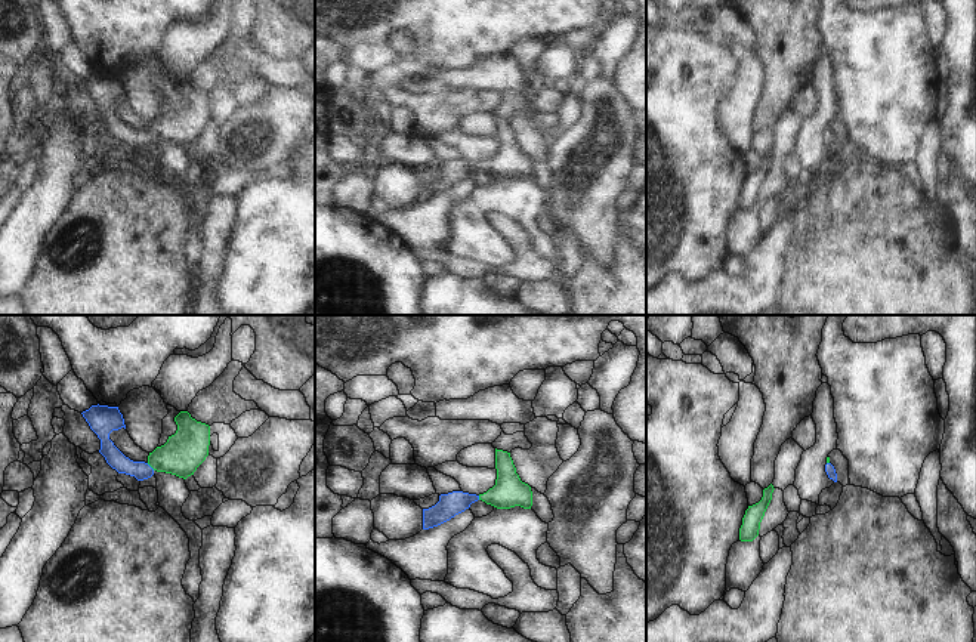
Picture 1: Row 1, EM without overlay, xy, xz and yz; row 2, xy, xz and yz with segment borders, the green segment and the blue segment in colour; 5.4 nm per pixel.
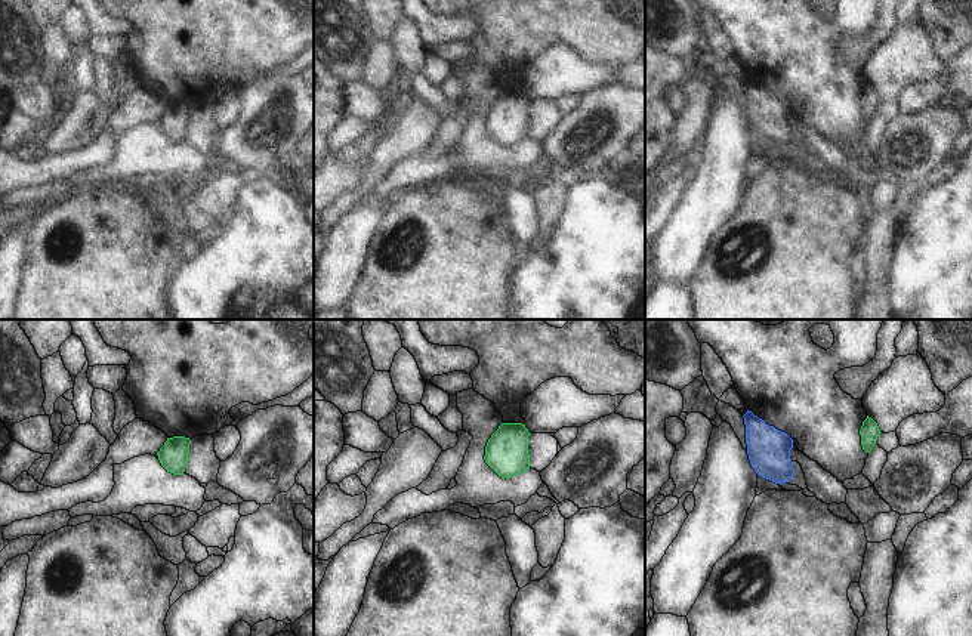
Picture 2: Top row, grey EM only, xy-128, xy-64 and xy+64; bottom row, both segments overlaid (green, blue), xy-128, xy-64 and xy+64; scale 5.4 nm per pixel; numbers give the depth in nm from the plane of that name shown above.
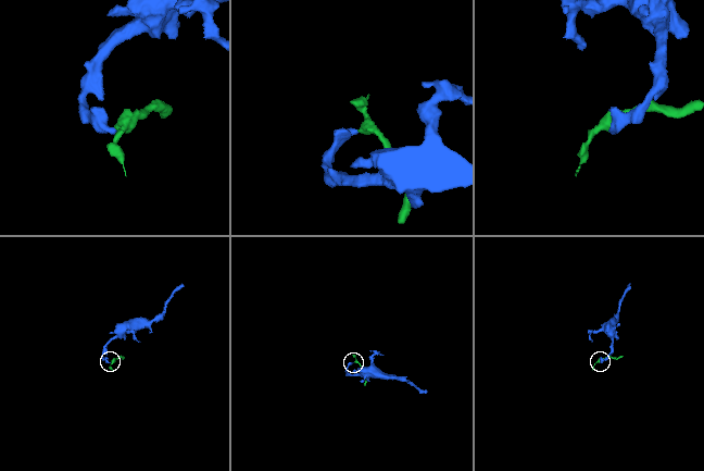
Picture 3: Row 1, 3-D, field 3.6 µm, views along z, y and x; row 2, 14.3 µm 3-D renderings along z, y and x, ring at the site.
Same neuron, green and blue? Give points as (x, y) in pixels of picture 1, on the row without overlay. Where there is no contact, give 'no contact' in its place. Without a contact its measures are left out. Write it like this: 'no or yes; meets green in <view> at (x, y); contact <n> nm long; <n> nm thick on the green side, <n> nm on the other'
yes; meets green in xy at (151, 135); contact 60 nm long; 220 nm thick on the green side, 100 nm on the other

